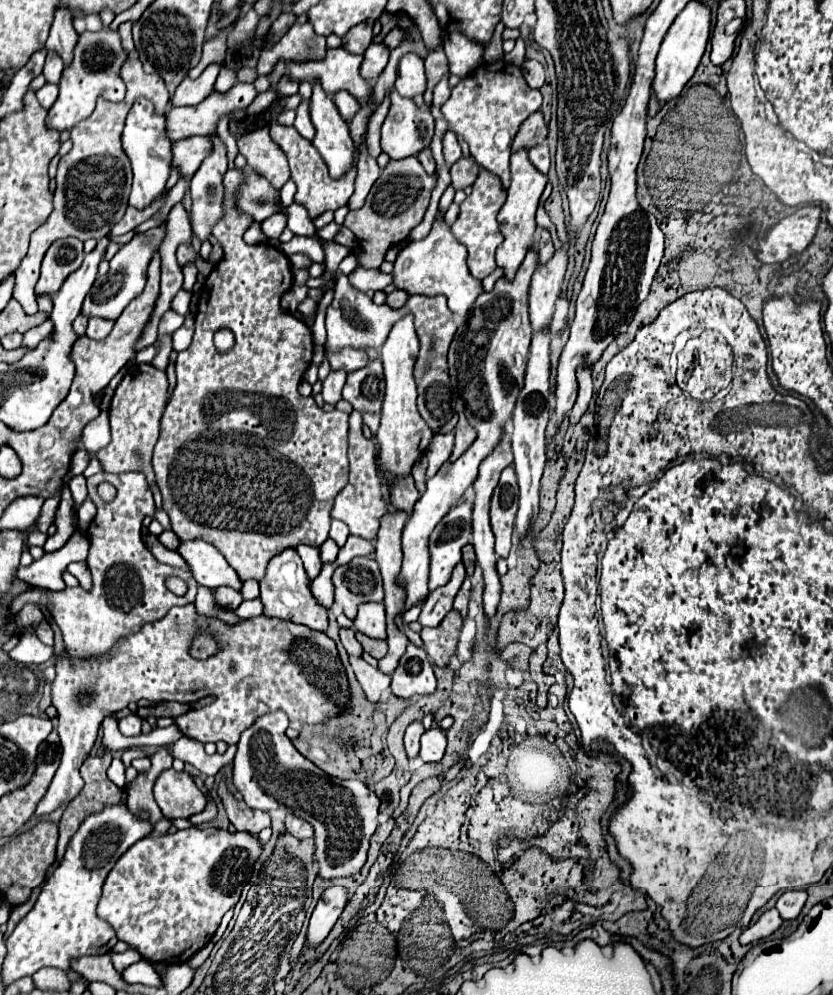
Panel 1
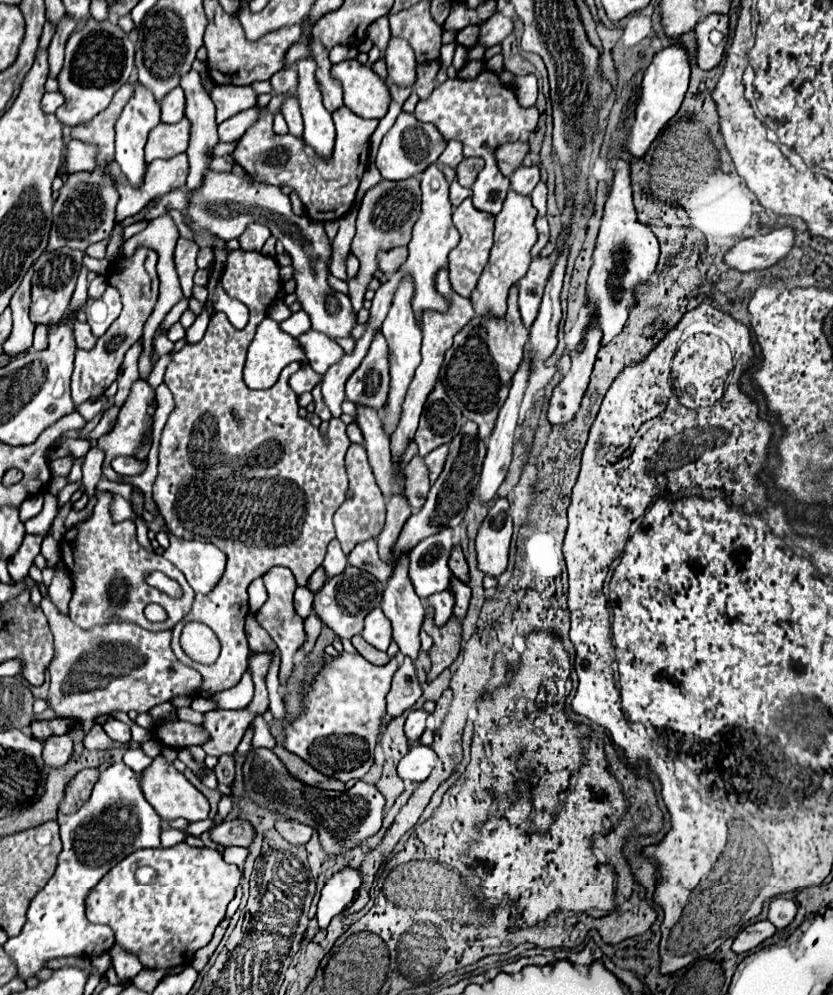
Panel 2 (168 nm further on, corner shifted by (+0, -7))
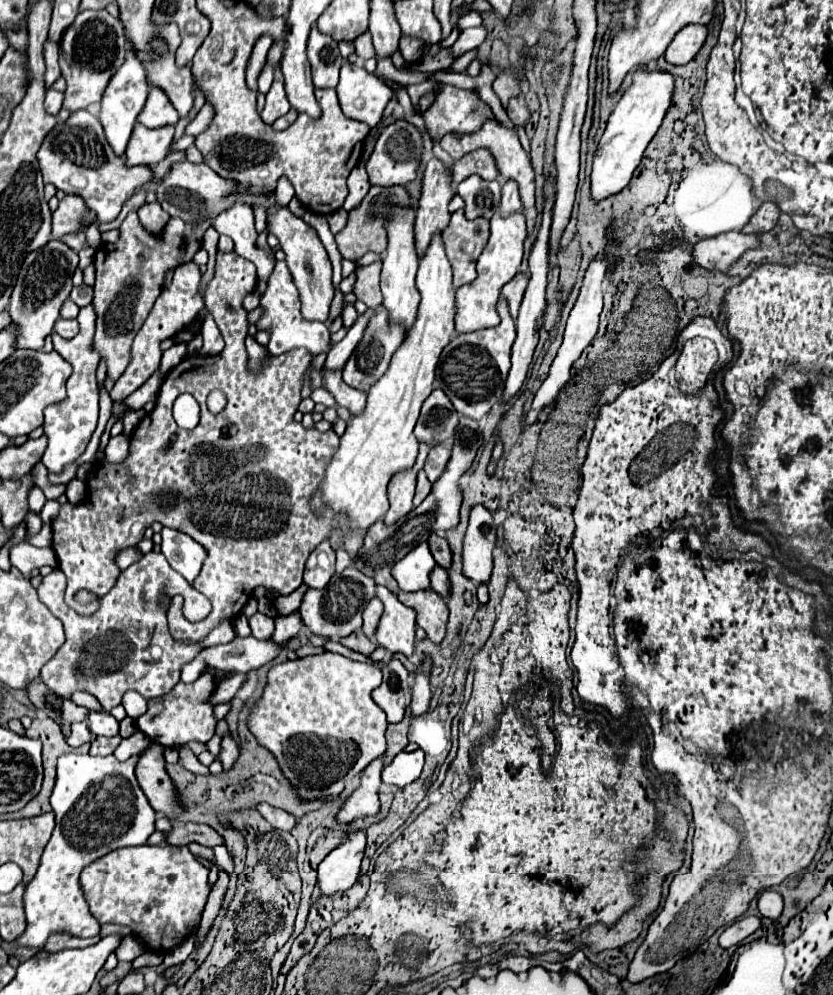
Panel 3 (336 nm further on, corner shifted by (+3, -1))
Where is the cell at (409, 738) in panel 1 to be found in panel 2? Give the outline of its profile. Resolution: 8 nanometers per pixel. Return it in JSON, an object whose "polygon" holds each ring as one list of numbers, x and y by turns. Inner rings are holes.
{"polygon":[[423,708,411,710,411,714,407,716,405,734,407,734,407,738,409,738,409,744,417,744,419,736,421,736,423,730,425,730,425,718,427,718,427,716,429,716,429,714,427,714]]}

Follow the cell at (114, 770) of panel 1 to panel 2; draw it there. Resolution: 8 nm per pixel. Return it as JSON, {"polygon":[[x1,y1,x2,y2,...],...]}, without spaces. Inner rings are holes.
{"polygon":[[123,762,101,770,89,800,73,814,61,814,57,818,61,826,63,850,57,856,57,870,53,878,41,888,27,910,27,924,21,934,9,938,5,952,15,960,19,978,35,976,43,964,61,956,99,956,113,944,113,930,101,924,93,924,85,916,85,896,121,858,135,850,161,846,161,818,145,800,137,774]]}

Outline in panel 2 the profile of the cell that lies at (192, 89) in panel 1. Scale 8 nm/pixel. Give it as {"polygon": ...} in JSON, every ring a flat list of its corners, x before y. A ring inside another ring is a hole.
{"polygon":[[173,88,163,100,161,100,161,122,175,124,185,116,185,96,181,88]]}

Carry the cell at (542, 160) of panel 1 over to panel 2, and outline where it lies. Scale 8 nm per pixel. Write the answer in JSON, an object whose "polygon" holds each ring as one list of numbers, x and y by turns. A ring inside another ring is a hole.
{"polygon":[[531,166,531,168,519,168,517,172,513,172,511,180,511,190,521,194,521,196,529,196,531,190,535,188,535,184,539,182,539,168]]}

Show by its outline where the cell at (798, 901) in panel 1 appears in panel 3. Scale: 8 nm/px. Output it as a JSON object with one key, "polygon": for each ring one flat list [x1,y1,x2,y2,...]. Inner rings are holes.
{"polygon":[[764,890,758,900,758,910,764,918,778,918,784,908,784,898,774,890]]}

